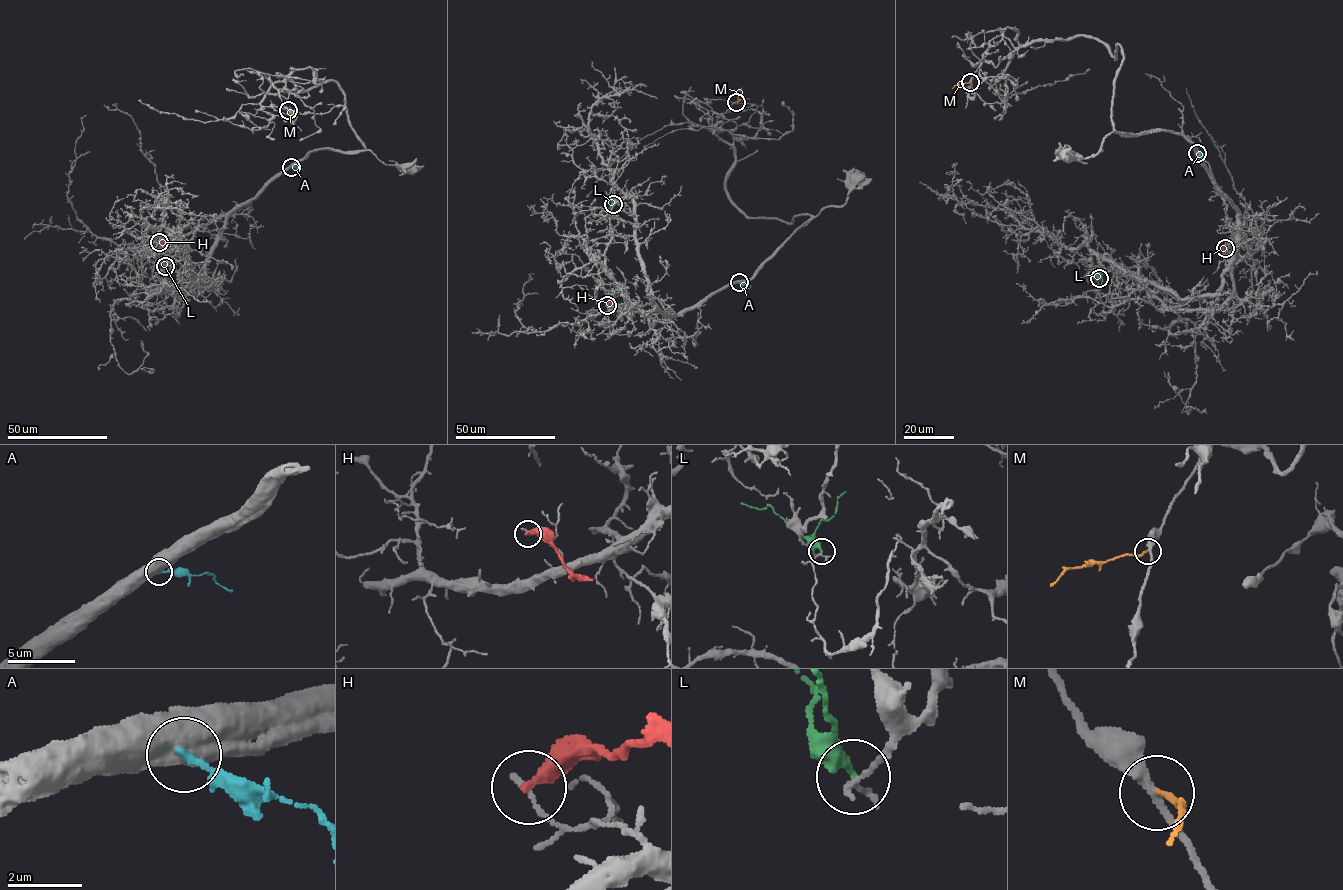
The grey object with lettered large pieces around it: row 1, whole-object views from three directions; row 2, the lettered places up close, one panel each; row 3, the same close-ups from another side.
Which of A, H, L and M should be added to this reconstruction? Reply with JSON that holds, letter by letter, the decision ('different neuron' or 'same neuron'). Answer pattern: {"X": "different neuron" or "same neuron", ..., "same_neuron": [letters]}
{"A": "different neuron", "H": "different neuron", "L": "different neuron", "M": "different neuron", "same_neuron": []}

